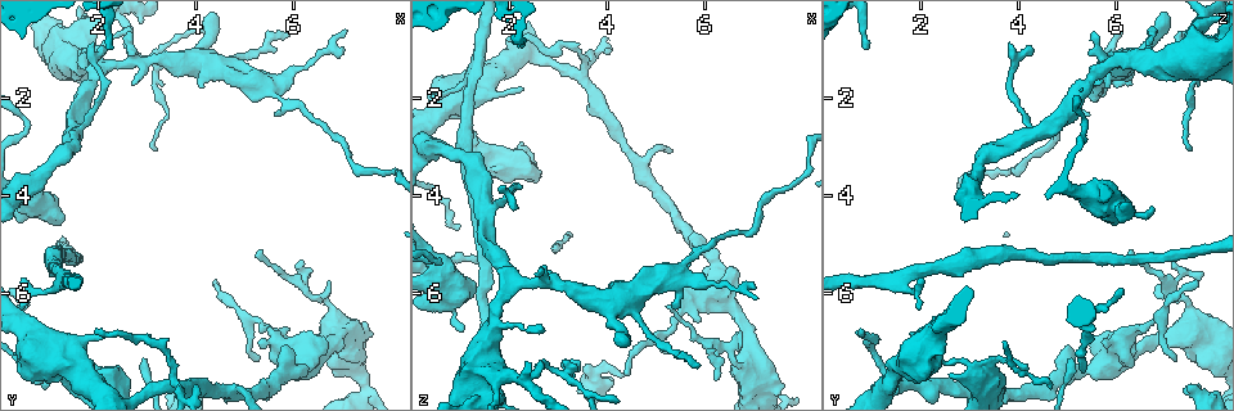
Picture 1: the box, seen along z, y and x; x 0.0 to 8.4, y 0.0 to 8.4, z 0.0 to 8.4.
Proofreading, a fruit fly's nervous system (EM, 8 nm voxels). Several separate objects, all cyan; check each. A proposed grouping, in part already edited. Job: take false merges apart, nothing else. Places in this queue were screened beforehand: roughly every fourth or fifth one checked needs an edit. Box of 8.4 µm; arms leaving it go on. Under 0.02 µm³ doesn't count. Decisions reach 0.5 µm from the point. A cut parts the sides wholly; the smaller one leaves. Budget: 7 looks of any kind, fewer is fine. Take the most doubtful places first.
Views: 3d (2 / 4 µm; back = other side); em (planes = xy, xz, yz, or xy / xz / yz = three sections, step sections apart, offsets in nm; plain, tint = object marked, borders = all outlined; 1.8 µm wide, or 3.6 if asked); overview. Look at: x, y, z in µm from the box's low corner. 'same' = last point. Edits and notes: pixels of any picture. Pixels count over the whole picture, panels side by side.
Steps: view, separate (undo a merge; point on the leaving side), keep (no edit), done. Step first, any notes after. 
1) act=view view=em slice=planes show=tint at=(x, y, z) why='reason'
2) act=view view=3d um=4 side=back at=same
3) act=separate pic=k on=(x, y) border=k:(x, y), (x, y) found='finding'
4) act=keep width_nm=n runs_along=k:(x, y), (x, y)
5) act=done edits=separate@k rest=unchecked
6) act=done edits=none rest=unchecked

act=view view=em slice=planes show=tint at=(1.70, 0.85, 7.60)

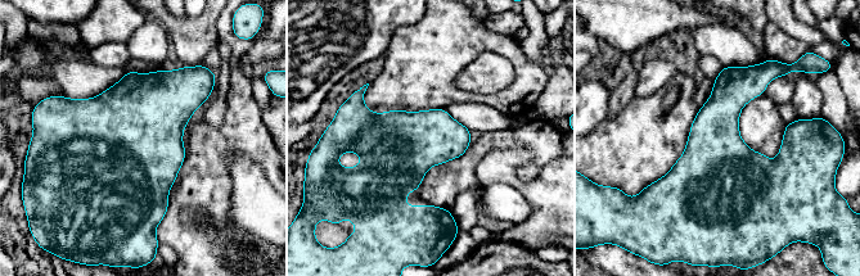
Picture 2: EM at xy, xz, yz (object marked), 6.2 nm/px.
act=keep found='one cell here'

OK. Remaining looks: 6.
act=view view=em slice=xz step=8 show=plain at=(6.90, 6.85, 7.25) why='thin neck'

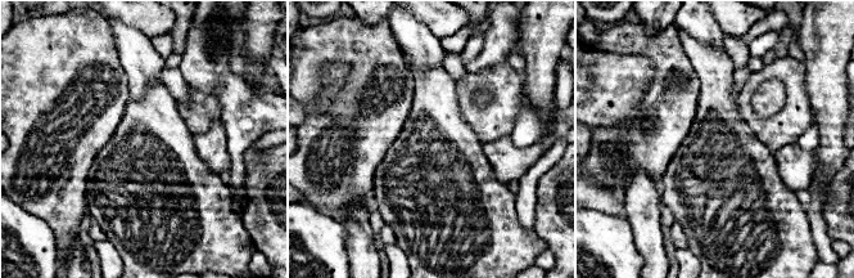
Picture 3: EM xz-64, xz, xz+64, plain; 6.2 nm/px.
act=view view=em slice=xz step=8 show=tint at=same

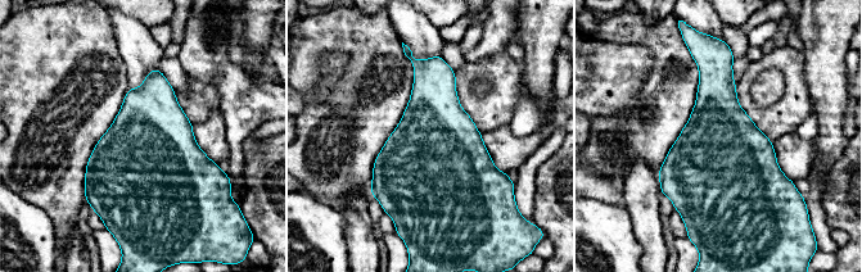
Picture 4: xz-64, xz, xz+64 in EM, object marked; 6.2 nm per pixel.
act=keep width_nm=600 found='continuous, no second cell'

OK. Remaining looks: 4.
act=view view=3d um=4 at=(1.45, 7.65, 3.10) why='thick turns thin'

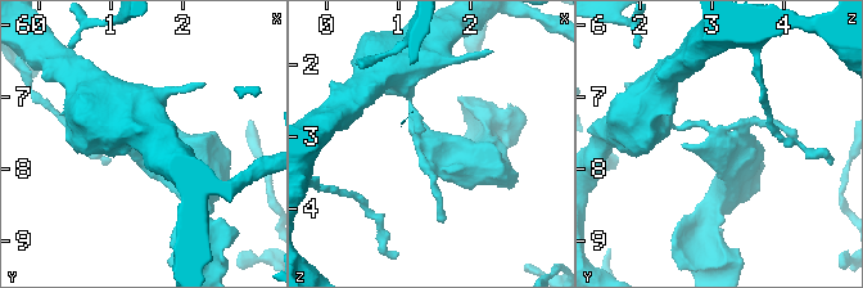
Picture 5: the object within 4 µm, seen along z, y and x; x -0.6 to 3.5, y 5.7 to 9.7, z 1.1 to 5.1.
act=view view=em slice=planes show=tint at=(1.45, 7.60, 3.15) why='now the EM'

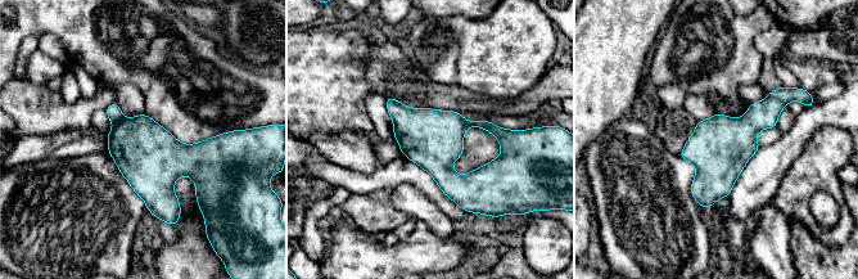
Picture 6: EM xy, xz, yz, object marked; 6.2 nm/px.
act=separate pic=6 on=(762, 115) border=6:(768, 97), (780, 100), (785, 106) found='a second cell is stuck on'

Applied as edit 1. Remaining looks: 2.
act=done edits=separate@6 rest=unchecked

